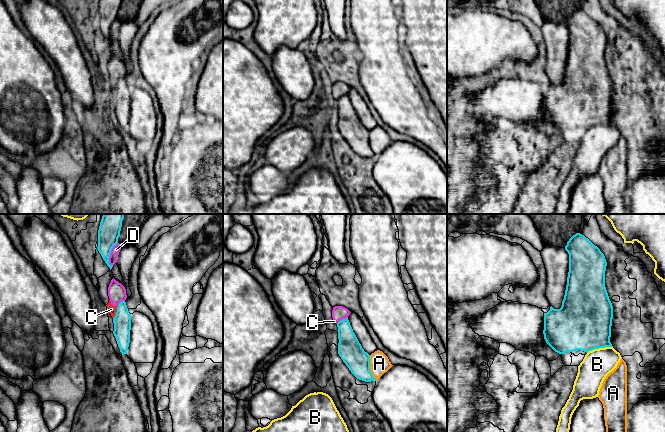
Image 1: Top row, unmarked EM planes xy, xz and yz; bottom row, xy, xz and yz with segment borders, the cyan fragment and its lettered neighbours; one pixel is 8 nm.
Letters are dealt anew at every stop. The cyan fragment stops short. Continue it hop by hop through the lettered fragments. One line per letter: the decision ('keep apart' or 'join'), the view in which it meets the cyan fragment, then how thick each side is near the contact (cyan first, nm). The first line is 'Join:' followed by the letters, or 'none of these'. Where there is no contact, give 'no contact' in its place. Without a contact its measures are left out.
Join: none of these
A: keep apart; contact in xz; calibres 190 and 160 nm
B: keep apart; contact in yz; calibres 440 and 240 nm
C: keep apart; contact in xy; calibres 140 and 70 nm
D: keep apart; contact in xy; calibres 170 and 70 nm

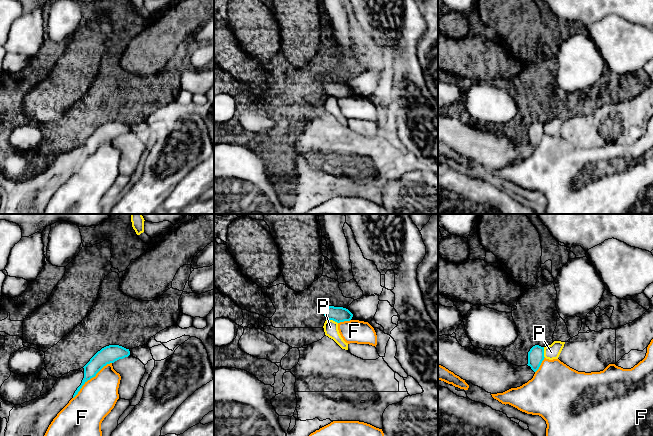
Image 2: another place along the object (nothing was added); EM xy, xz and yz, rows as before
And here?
Join: none of these
F: keep apart; contact in xy; calibres 140 and 300 nm
P: keep apart; contact in xz; calibres 130 and 110 nm

